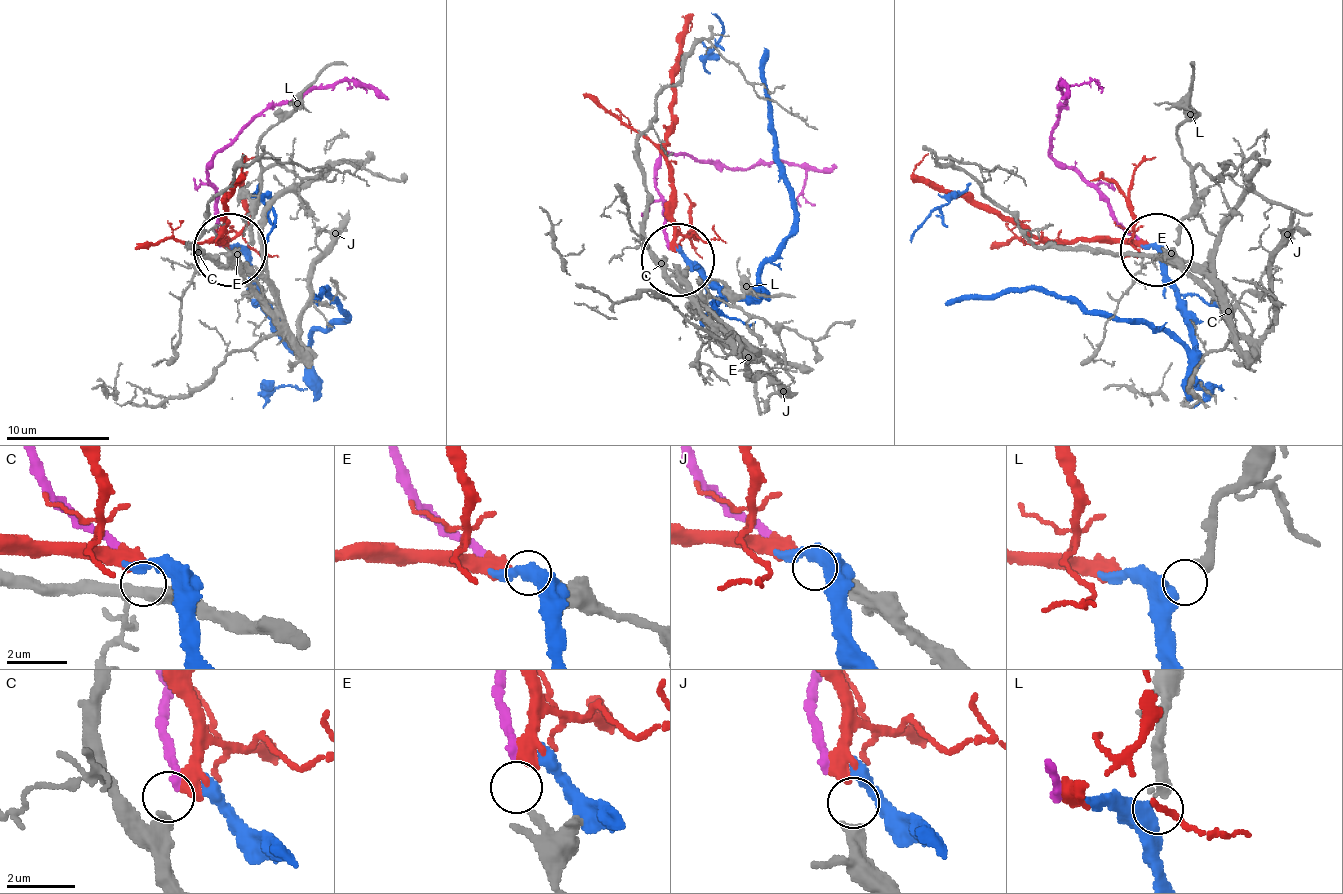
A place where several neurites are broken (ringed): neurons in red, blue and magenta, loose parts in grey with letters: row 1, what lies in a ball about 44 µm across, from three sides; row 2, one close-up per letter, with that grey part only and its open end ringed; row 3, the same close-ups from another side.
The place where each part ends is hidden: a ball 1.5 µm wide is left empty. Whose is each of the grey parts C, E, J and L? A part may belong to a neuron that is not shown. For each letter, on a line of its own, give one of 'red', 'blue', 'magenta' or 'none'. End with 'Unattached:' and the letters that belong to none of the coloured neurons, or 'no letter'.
C: magenta
E: none
J: red
L: blue
Unattached: E

